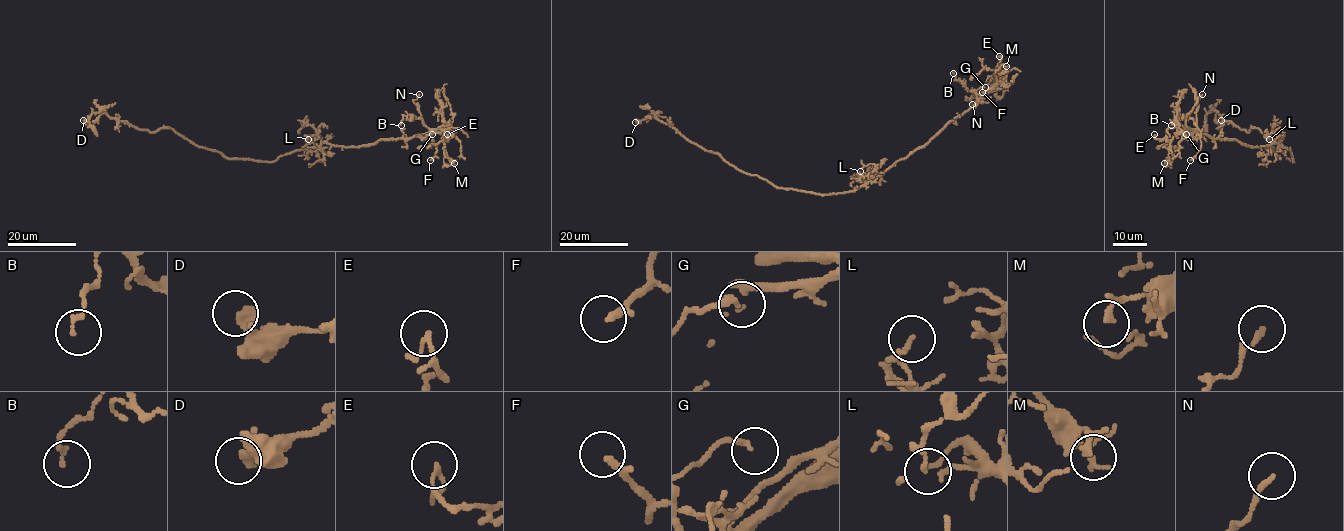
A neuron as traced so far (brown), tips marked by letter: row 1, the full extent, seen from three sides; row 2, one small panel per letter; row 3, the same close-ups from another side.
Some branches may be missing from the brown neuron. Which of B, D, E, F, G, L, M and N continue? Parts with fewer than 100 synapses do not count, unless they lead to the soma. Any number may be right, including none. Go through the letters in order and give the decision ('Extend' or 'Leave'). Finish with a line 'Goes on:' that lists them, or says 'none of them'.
B: Leave
D: Leave
E: Leave
F: Leave
G: Leave
L: Leave
M: Leave
N: Leave
Goes on: none of them

